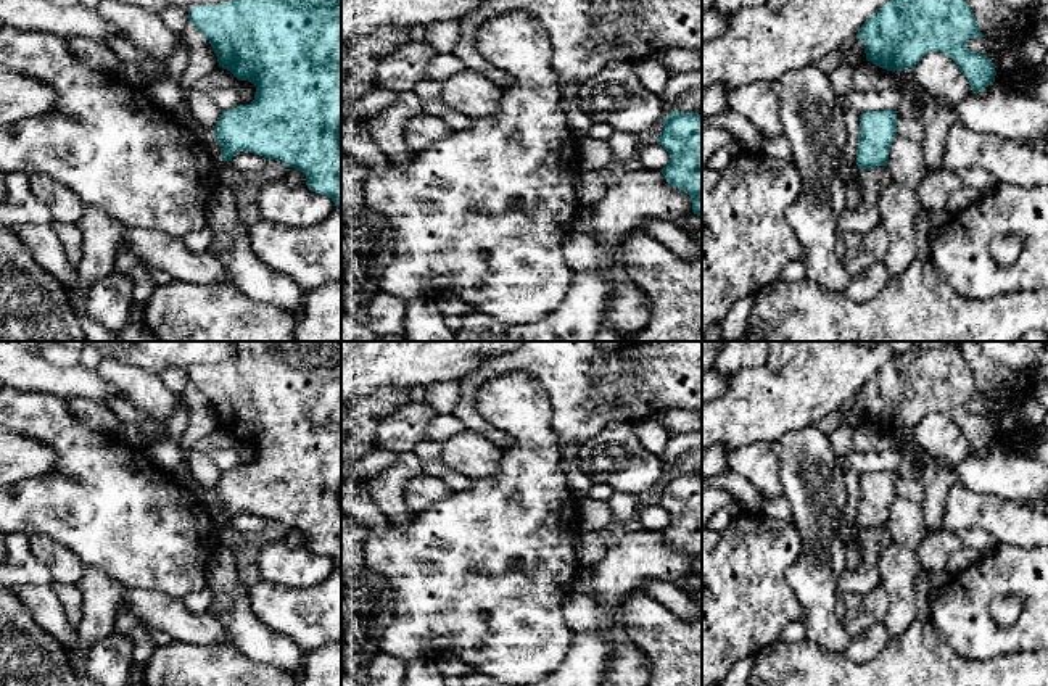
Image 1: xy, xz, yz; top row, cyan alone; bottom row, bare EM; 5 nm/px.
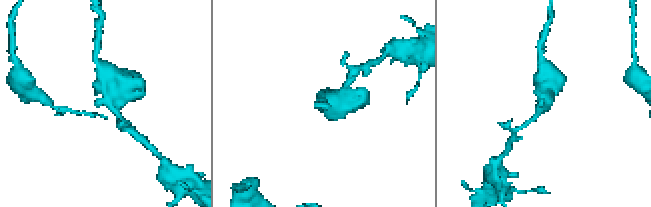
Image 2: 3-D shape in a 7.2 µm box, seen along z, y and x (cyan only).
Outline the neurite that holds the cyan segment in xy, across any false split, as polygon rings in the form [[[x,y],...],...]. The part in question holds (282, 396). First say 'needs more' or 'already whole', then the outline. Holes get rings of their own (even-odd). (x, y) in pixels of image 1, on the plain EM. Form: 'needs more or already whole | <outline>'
already whole | [[[235,341],[237,357],[221,366],[198,366],[188,372],[188,380],[209,401],[219,428],[230,432],[238,441],[248,441],[256,448],[250,465],[238,465],[222,472],[214,496],[222,507],[221,520],[232,522],[240,512],[250,512],[267,520],[282,522],[306,536],[306,546],[333,560],[341,568],[341,341]]]

